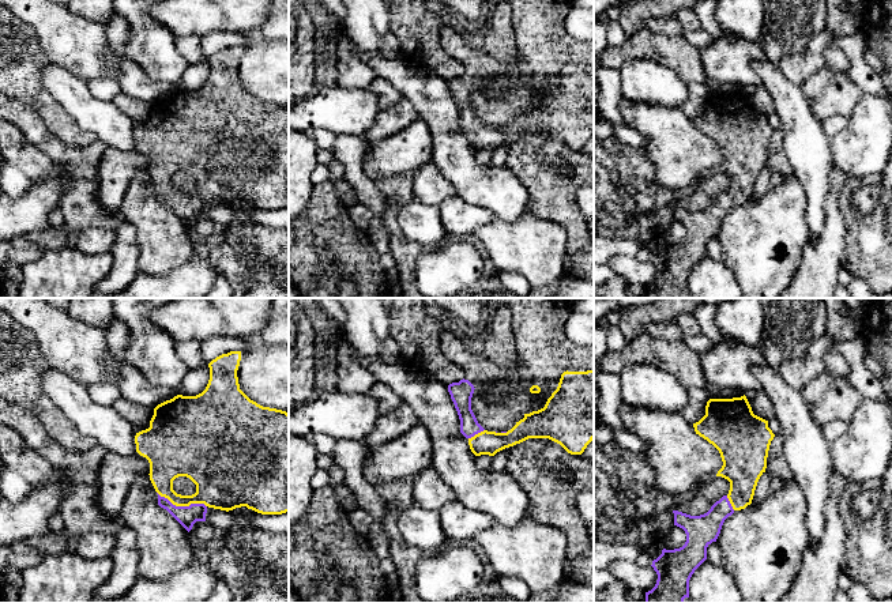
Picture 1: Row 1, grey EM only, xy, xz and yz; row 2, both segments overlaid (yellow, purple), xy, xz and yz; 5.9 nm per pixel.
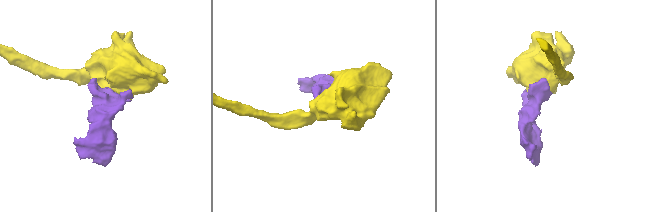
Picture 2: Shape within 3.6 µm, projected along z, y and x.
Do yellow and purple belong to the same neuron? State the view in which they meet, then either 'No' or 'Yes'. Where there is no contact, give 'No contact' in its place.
Touches yellow in xy. Yes

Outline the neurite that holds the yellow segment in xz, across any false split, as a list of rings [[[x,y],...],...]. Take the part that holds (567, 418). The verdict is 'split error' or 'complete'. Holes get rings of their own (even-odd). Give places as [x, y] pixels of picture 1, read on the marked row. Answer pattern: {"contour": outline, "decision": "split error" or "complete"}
{"contour": [[[594,370],[564,372],[557,389],[547,399],[543,408],[524,414],[524,418],[507,433],[483,430],[468,438],[468,445],[475,456],[494,456],[497,452],[528,438],[549,438],[560,444],[571,455],[584,452],[594,440]]], "decision": "complete"}

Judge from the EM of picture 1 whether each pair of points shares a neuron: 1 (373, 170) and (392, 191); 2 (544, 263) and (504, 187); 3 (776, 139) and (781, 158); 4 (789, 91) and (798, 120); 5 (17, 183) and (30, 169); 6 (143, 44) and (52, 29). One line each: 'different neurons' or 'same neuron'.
1: different neurons
2: different neurons
3: same neuron
4: same neuron
5: different neurons
6: different neurons

